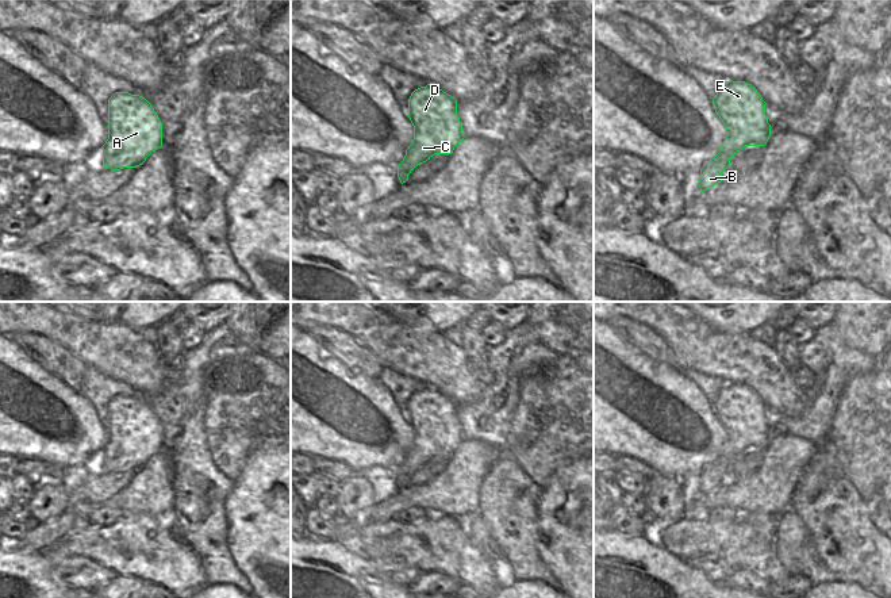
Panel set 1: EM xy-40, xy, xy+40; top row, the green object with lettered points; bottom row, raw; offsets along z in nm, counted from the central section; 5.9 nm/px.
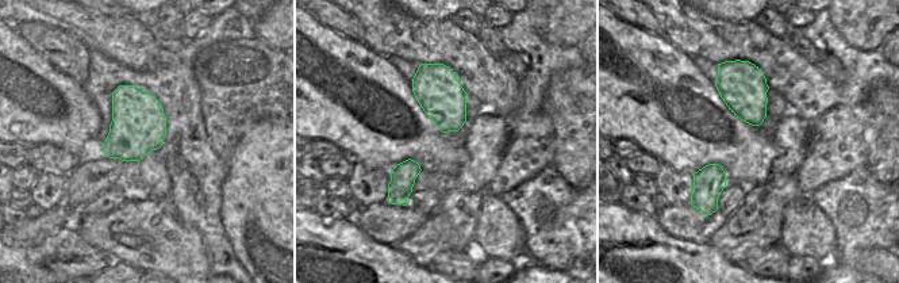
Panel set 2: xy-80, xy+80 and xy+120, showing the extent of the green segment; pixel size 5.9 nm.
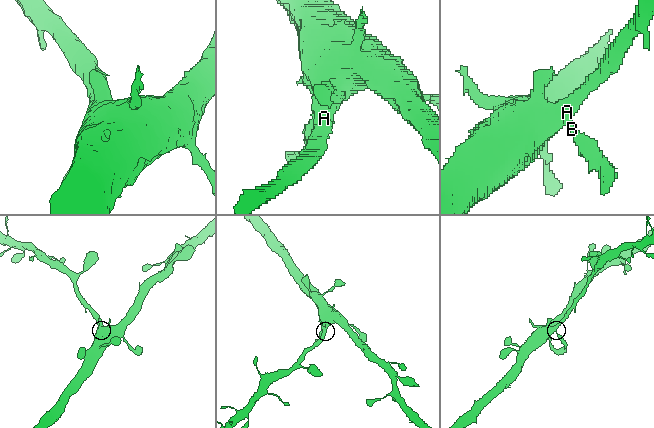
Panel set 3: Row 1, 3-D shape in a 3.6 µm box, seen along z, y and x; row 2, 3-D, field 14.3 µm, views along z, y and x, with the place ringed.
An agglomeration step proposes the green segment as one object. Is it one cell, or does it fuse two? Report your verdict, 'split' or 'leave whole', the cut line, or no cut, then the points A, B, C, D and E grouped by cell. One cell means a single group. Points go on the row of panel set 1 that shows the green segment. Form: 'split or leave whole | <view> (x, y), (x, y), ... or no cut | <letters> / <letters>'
leave whole | no cut | A B C D E

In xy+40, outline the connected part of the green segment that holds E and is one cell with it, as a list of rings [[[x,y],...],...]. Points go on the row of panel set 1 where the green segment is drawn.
[[[726,81],[714,96],[713,104],[727,137],[719,153],[700,169],[700,192],[722,181],[722,172],[730,166],[730,158],[737,152],[745,146],[765,146],[771,137],[771,124],[765,115],[767,103],[750,84]]]

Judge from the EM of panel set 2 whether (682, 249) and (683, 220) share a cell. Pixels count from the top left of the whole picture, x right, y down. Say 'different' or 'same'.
different

